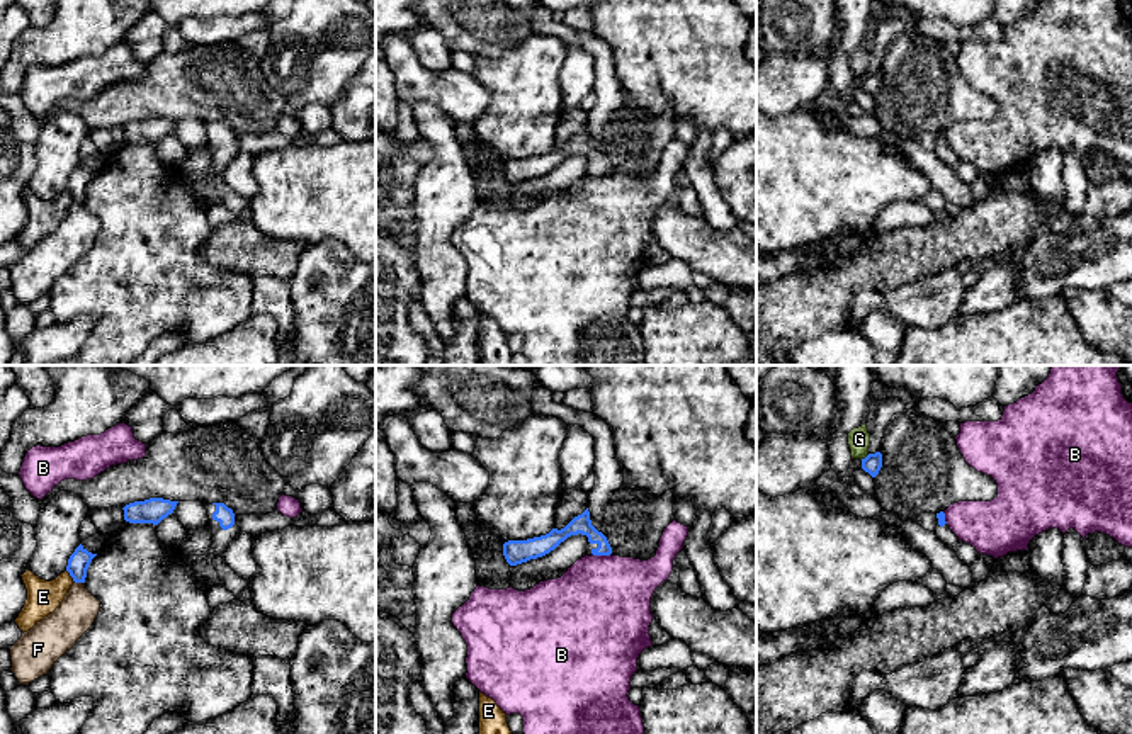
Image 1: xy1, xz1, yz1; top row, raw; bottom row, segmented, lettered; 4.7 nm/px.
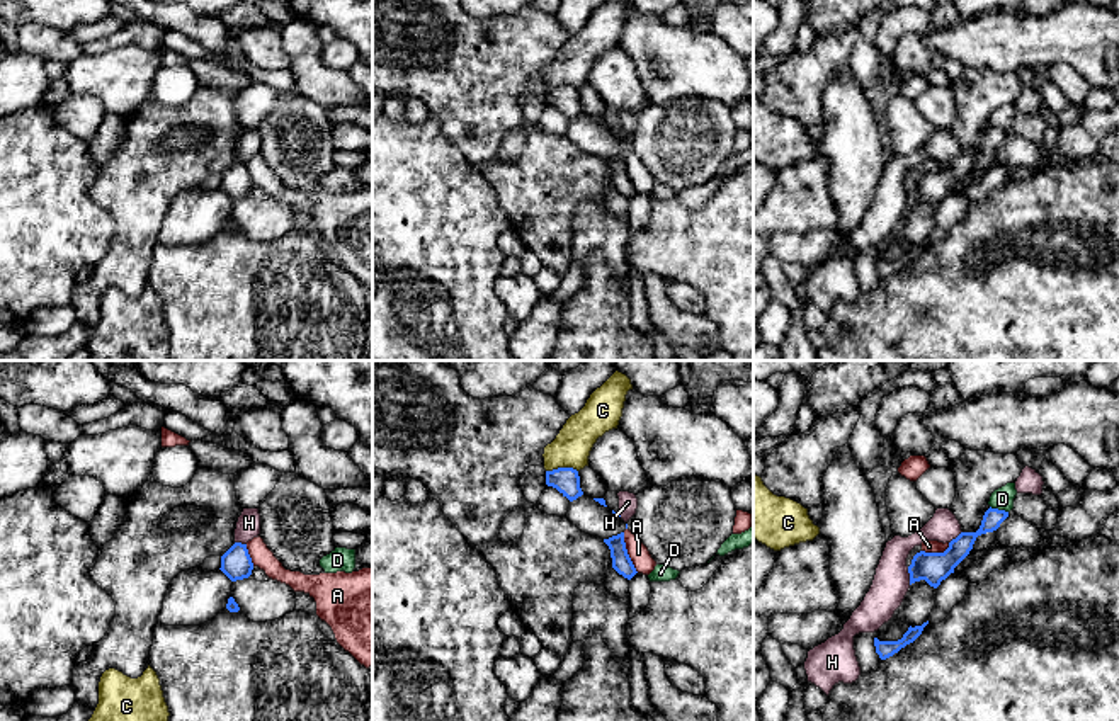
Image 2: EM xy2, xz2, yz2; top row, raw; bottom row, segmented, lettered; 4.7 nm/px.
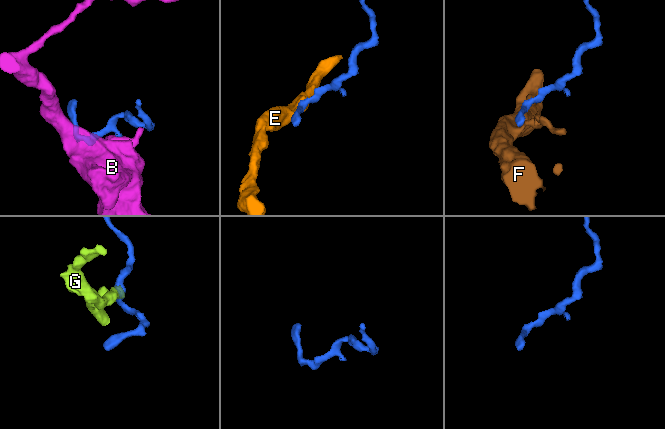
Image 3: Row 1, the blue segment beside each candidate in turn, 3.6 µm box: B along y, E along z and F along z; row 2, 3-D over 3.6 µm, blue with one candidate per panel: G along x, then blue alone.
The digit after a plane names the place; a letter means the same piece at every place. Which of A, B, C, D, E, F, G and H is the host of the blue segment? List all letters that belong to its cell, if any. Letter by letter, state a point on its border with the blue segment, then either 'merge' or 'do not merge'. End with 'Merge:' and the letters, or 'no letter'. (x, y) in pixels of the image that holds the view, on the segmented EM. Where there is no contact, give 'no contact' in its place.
A: xz2 (626, 553) | do not merge
B: xz1 (602, 554) | do not merge
C: xz2 (562, 468) | do not merge
D: yz2 (997, 509) | do not merge
E: xy1 (70, 575) | do not merge
F: xy1 (80, 581) | do not merge
G: yz1 (865, 457) | do not merge
H: yz2 (910, 575) | do not merge
Merge: no letter

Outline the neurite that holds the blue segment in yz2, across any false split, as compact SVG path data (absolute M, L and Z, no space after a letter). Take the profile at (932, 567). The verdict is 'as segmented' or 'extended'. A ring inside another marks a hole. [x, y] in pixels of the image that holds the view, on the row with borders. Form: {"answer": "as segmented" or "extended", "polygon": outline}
{"answer": "as segmented", "polygon": "M990 507L983 515L980 529L976 532L961 532L949 542L944 553L917 553L908 566L910 585L925 580L930 587L937 588L969 554L976 537L997 531L1007 517L1008 512Z"}

